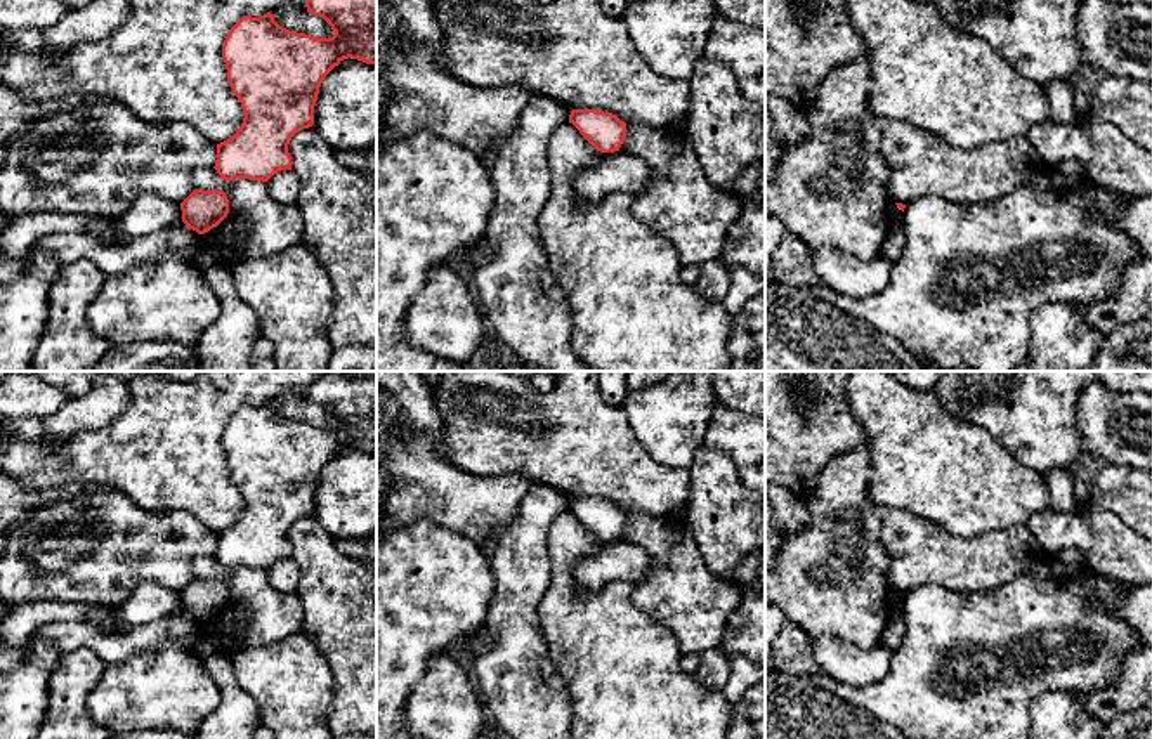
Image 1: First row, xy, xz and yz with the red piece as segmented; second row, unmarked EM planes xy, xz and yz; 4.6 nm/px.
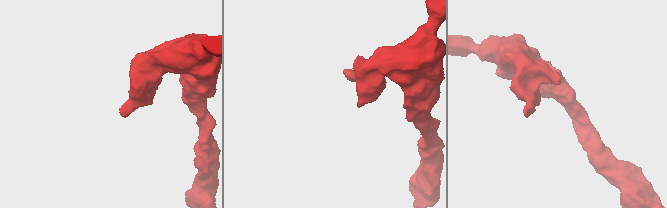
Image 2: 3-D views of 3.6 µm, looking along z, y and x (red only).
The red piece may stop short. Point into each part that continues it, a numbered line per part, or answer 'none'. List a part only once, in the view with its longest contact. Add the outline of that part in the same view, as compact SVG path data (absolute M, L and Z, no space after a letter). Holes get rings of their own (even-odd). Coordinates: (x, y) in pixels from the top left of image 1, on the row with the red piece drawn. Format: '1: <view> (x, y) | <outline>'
none

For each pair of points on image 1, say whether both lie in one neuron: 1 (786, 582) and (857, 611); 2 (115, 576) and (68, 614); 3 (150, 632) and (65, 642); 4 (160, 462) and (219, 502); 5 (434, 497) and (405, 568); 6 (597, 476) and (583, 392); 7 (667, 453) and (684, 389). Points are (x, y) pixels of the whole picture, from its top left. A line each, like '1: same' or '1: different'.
1: same
2: different
3: same
4: same
5: different
6: same
7: same

